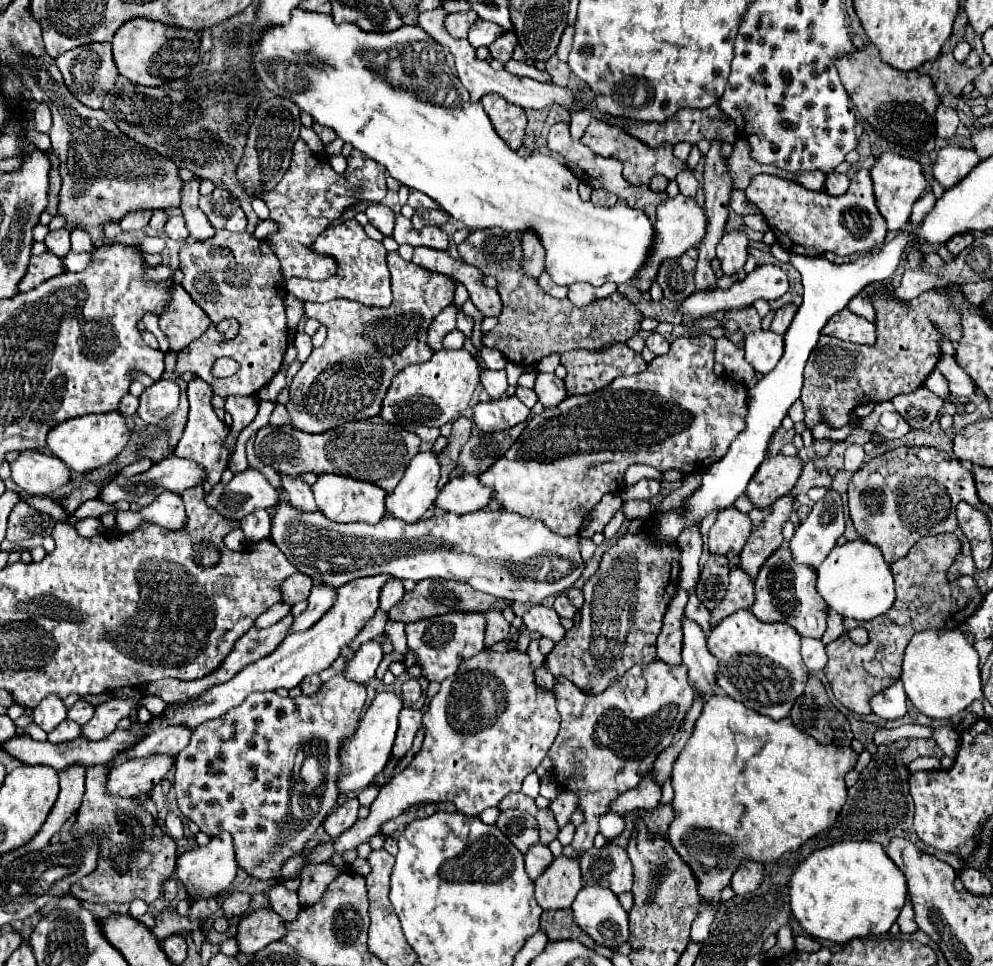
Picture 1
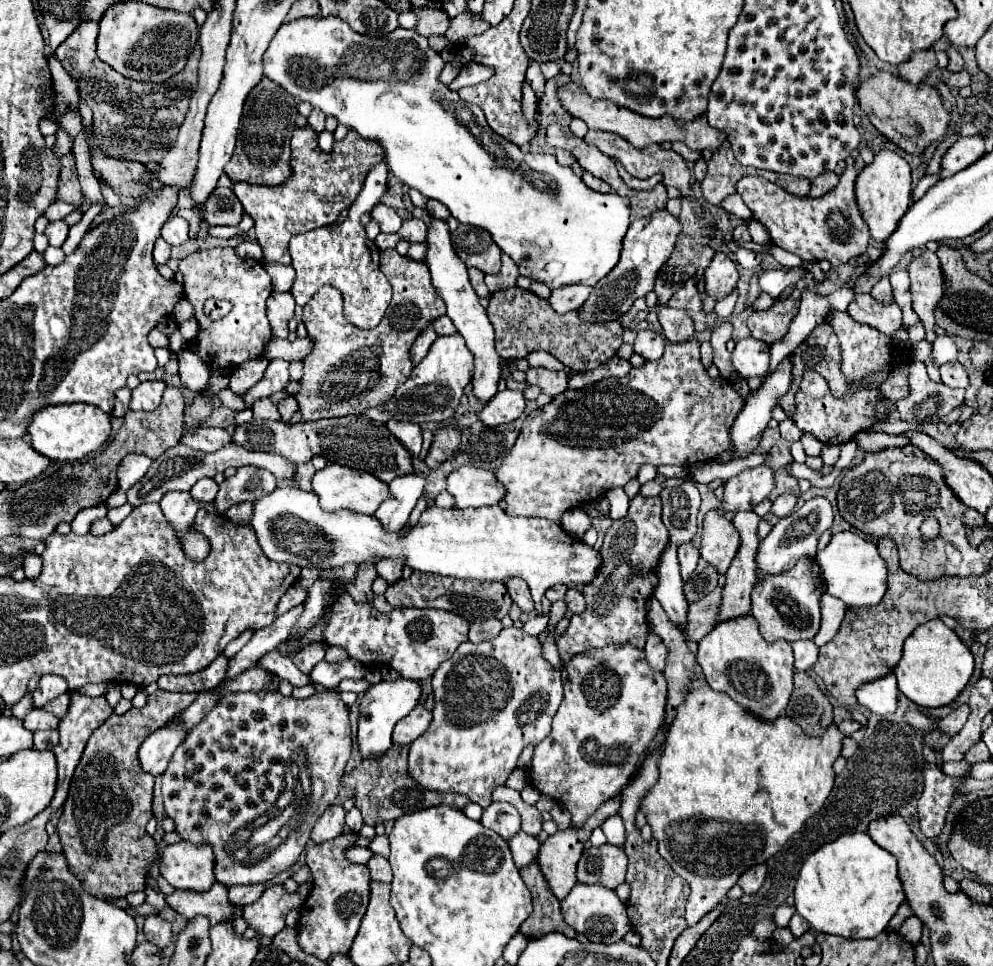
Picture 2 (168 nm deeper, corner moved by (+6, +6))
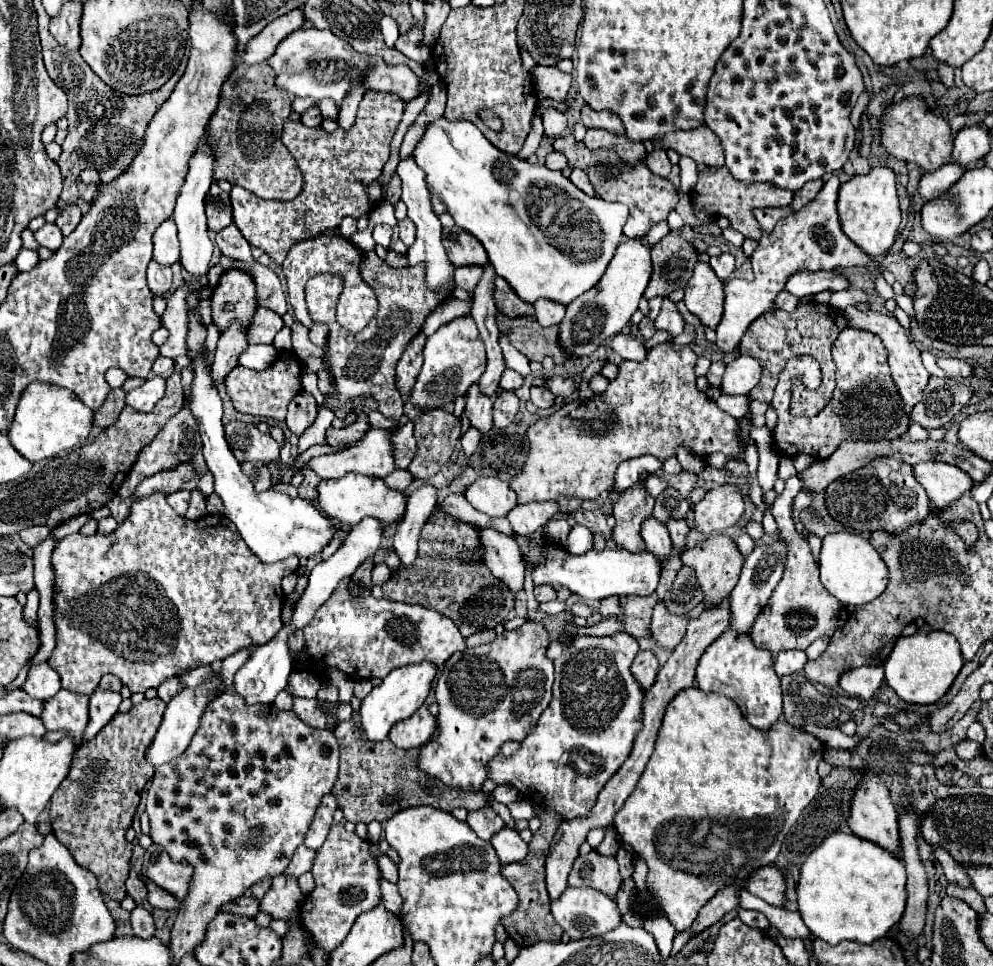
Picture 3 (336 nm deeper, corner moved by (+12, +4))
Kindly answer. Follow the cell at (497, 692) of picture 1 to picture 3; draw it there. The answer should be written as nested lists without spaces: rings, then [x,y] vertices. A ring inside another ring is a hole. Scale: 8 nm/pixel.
[[[526,622],[524,626],[496,636],[494,642],[466,648],[454,652],[450,660],[440,670],[436,680],[436,702],[438,702],[438,736],[420,746],[418,770],[440,780],[448,788],[460,790],[482,790],[484,780],[488,780],[488,762],[500,754],[500,748],[508,740],[524,740],[538,724],[540,714],[548,708],[554,684],[554,664],[546,658],[546,648],[550,644],[548,632],[542,622]]]

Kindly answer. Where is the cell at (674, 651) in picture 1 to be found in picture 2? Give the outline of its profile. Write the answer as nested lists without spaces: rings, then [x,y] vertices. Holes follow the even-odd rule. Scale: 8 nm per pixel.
[[[654,632],[648,634],[648,642],[644,646],[644,652],[646,652],[646,660],[648,664],[654,668],[654,670],[664,670],[664,664],[666,664],[666,646],[660,638],[656,638]]]

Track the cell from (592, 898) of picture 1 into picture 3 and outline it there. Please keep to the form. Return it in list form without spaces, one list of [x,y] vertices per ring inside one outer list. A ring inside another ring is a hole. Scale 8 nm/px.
[[[566,888],[564,894],[552,902],[552,916],[572,940],[604,936],[622,924],[622,912],[618,904],[610,896],[604,896],[592,888]]]

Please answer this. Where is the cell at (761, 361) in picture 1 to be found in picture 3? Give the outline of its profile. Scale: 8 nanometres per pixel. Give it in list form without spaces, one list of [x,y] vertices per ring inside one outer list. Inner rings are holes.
[[[740,354],[726,366],[720,390],[726,394],[748,394],[758,384],[760,374],[760,362],[752,356]]]

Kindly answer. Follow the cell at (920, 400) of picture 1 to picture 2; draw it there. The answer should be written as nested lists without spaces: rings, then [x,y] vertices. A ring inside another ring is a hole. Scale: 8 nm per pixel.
[[[914,362],[910,366],[910,396],[896,402],[900,418],[906,422],[938,422],[954,408],[964,404],[964,390],[936,384],[928,378],[926,366]]]

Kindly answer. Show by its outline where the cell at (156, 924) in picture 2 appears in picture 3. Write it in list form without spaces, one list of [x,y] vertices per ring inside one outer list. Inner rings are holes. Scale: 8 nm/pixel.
[[[138,904],[130,914],[132,914],[130,924],[132,924],[132,930],[134,930],[134,934],[138,938],[152,938],[156,934],[154,918],[142,904]]]

